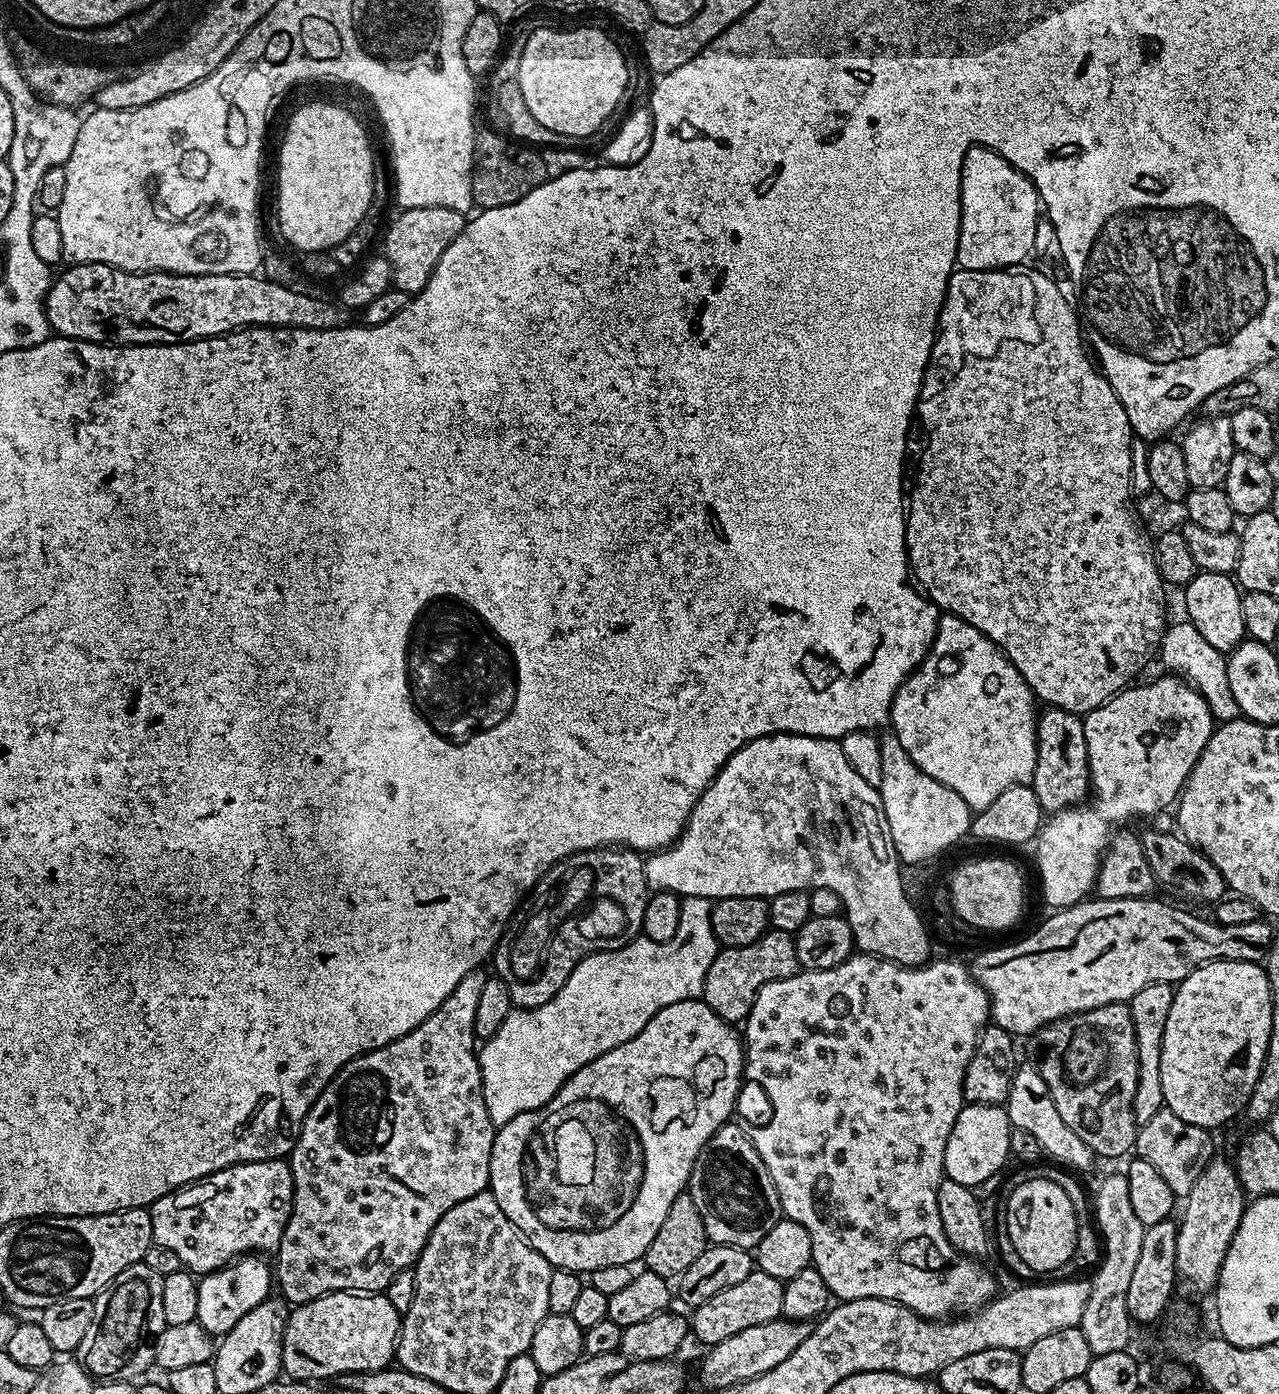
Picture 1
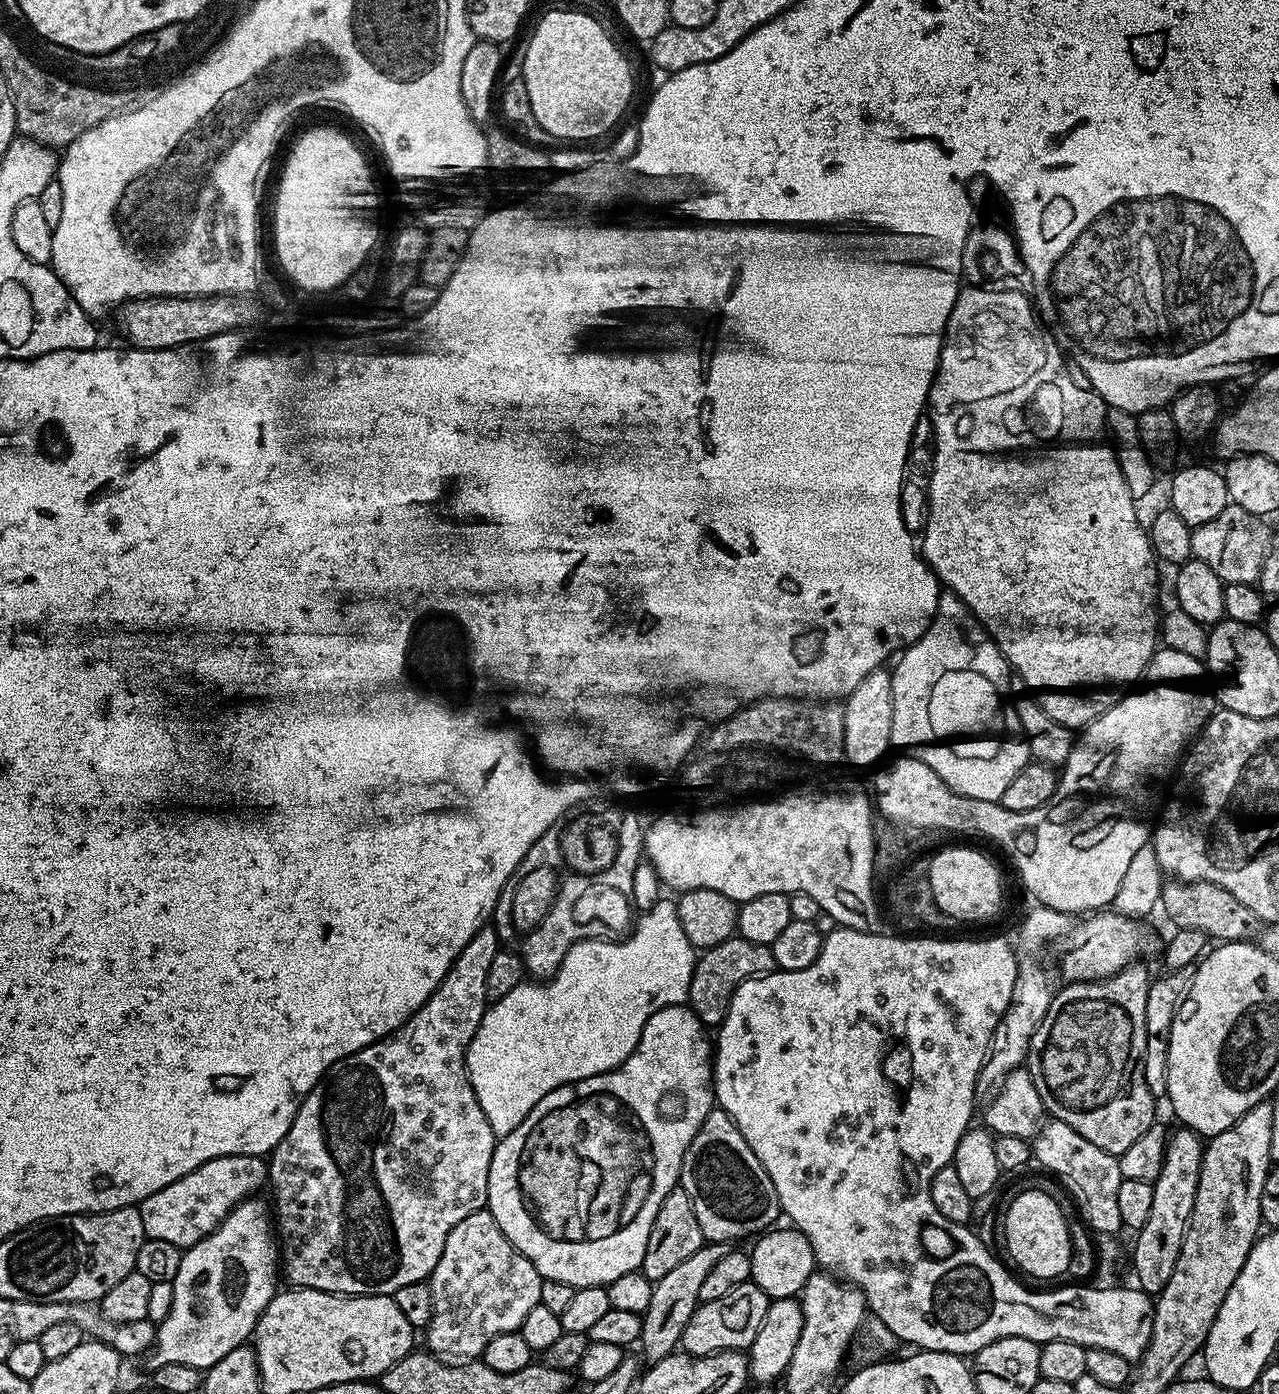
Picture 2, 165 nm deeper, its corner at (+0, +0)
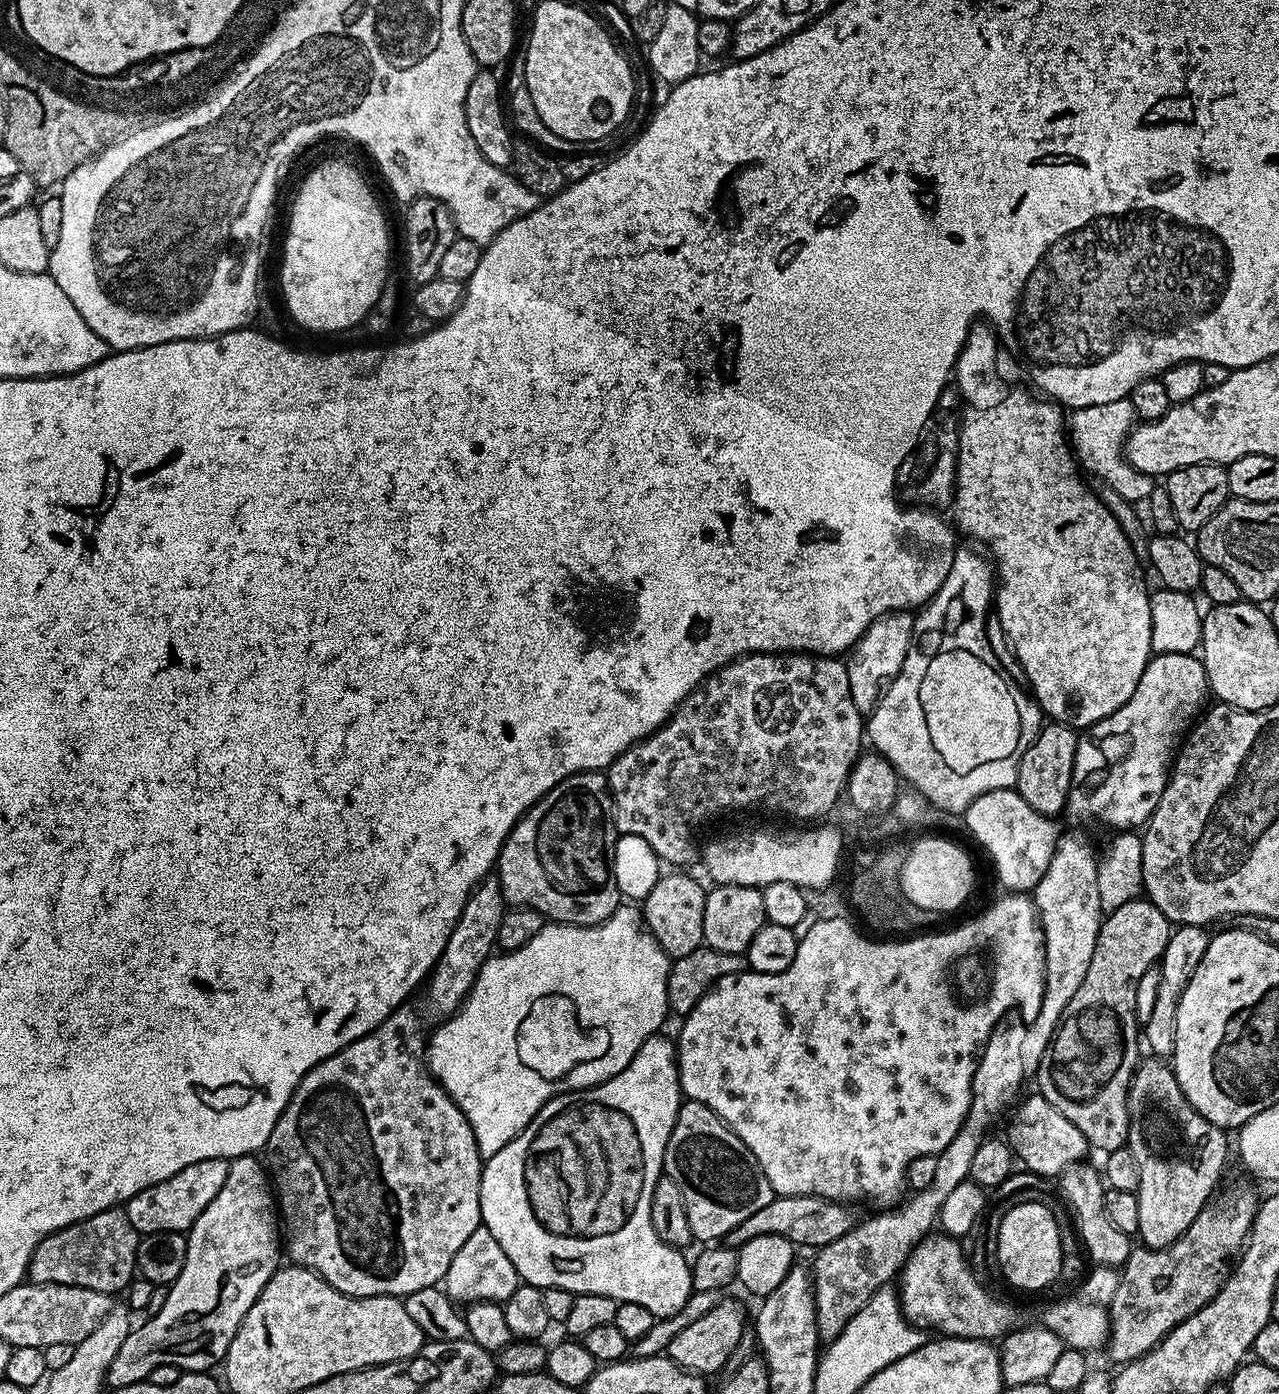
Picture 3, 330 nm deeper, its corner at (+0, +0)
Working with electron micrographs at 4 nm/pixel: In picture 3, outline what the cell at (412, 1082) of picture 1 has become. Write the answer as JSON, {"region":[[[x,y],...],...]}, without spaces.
{"region":[[[485,878],[480,881],[479,885],[470,894],[470,898],[466,902],[466,906],[462,910],[462,914],[458,918],[458,922],[454,926],[454,930],[450,934],[450,938],[446,942],[444,952],[440,955],[440,960],[436,967],[430,973],[430,979],[427,981],[426,987],[423,989],[424,997],[417,1002],[413,1008],[409,1006],[401,1006],[397,1008],[394,1014],[390,1014],[390,1018],[386,1018],[386,1022],[382,1022],[382,1026],[378,1026],[374,1030],[370,1030],[370,1034],[366,1034],[362,1038],[358,1038],[358,1042],[350,1042],[350,1046],[346,1046],[338,1054],[334,1054],[330,1058],[326,1058],[318,1066],[314,1066],[314,1070],[310,1070],[302,1078],[302,1082],[294,1090],[294,1094],[290,1098],[290,1102],[286,1106],[286,1110],[282,1110],[282,1114],[278,1118],[278,1122],[274,1126],[274,1130],[270,1134],[266,1145],[266,1153],[268,1152],[268,1160],[266,1159],[266,1168],[270,1173],[271,1183],[274,1185],[275,1195],[278,1197],[278,1216],[282,1221],[282,1248],[293,1265],[297,1268],[309,1268],[310,1271],[323,1278],[327,1284],[334,1286],[337,1292],[343,1296],[395,1296],[403,1298],[414,1294],[414,1290],[426,1290],[427,1288],[437,1287],[443,1281],[446,1270],[450,1266],[450,1262],[454,1262],[454,1254],[458,1254],[460,1247],[466,1243],[466,1238],[470,1238],[470,1234],[474,1234],[474,1230],[481,1227],[482,1221],[480,1218],[480,1174],[482,1171],[482,1157],[478,1150],[478,1144],[474,1138],[474,1130],[470,1126],[470,1122],[466,1118],[466,1114],[462,1114],[462,1110],[448,1097],[448,1091],[432,1077],[432,1073],[428,1071],[427,1063],[424,1059],[426,1056],[426,1031],[424,1032],[424,1020],[436,1020],[435,1022],[447,1021],[449,1016],[464,1005],[464,999],[470,994],[470,990],[474,986],[474,982],[480,973],[480,967],[488,961],[488,957],[493,955],[494,949],[497,947],[496,939],[498,938],[498,926],[502,926],[502,918],[506,911],[504,903],[504,895],[500,889],[499,879]]]}

